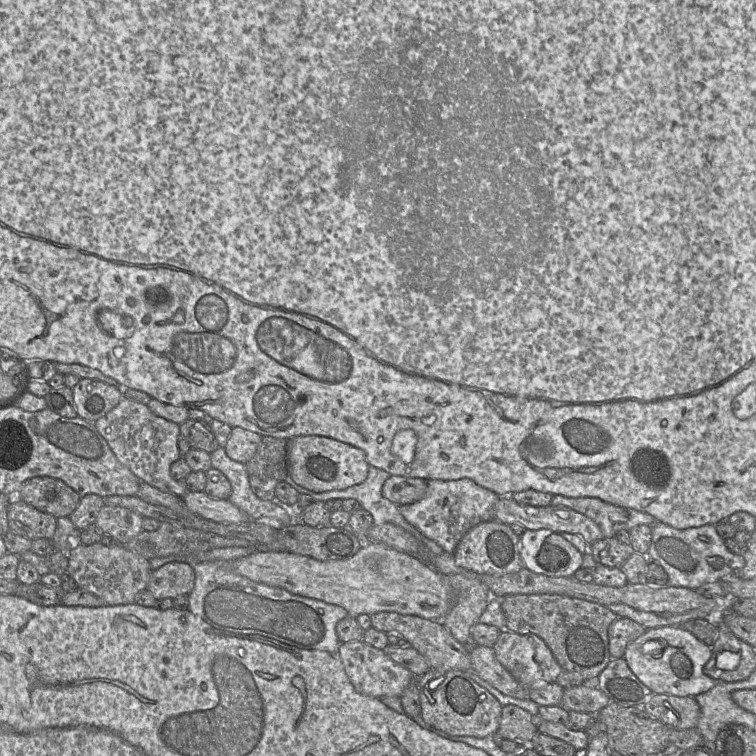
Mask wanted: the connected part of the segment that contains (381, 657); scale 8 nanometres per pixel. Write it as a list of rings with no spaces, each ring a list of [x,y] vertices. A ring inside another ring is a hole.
[[[363,640],[340,643],[336,654],[354,688],[365,696],[377,699],[384,696],[400,697],[415,679],[412,672],[390,659],[384,650],[375,648]]]

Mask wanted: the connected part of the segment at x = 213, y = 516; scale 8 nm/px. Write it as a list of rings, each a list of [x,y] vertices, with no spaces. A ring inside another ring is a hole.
[[[188,491],[182,500],[195,515],[217,523],[242,523],[250,519],[228,499],[209,497],[204,491]]]

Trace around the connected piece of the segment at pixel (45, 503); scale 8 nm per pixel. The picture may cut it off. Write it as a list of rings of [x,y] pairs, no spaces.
[[[37,476],[26,480],[14,498],[56,518],[69,517],[81,496],[60,479]]]

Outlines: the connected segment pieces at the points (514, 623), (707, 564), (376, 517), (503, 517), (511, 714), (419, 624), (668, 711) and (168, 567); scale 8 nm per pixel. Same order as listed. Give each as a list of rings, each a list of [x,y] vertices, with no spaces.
[[[557,594],[508,595],[500,599],[500,605],[506,618],[505,630],[521,635],[537,635],[547,644],[563,670],[581,674],[585,682],[594,682],[612,659],[609,652],[608,628],[618,616],[603,605]]]
[[[656,521],[651,525],[651,543],[647,557],[649,561],[662,566],[668,575],[667,585],[696,590],[705,583],[720,581],[725,576],[737,574],[744,567],[744,555],[730,552],[724,541],[712,524],[675,529]]]
[[[369,466],[369,472],[368,476],[365,479],[364,482],[351,486],[349,488],[346,488],[344,490],[331,490],[327,492],[321,492],[316,493],[311,490],[308,490],[307,488],[303,488],[302,486],[299,486],[296,484],[290,475],[285,478],[284,482],[289,484],[291,487],[293,487],[299,494],[305,494],[311,498],[312,501],[321,501],[326,502],[331,499],[355,499],[359,502],[361,507],[368,511],[372,517],[373,517],[373,523],[374,525],[381,525],[384,523],[392,523],[397,526],[400,526],[410,534],[412,534],[417,540],[420,541],[420,543],[426,548],[426,552],[428,552],[428,555],[441,555],[443,553],[443,549],[434,541],[430,540],[426,536],[424,536],[417,528],[415,528],[413,525],[408,523],[403,515],[399,511],[399,506],[395,503],[391,502],[390,500],[386,499],[382,495],[382,487],[385,481],[390,477],[391,475],[379,468],[376,468],[374,466]]]
[[[500,497],[494,520],[506,525],[520,524],[526,530],[548,529],[555,533],[577,534],[588,544],[604,538],[593,520],[570,508],[520,505],[511,497]]]
[[[516,705],[502,707],[501,719],[495,734],[515,742],[533,741],[538,731],[537,718]]]
[[[378,612],[370,617],[372,627],[376,630],[403,636],[427,660],[431,669],[472,671],[469,649],[457,641],[441,621],[396,612]]]
[[[652,694],[641,707],[651,717],[675,730],[695,728],[701,713],[692,696]]]
[[[171,561],[150,574],[147,588],[154,597],[174,599],[180,595],[189,595],[194,588],[195,573],[186,562]]]

